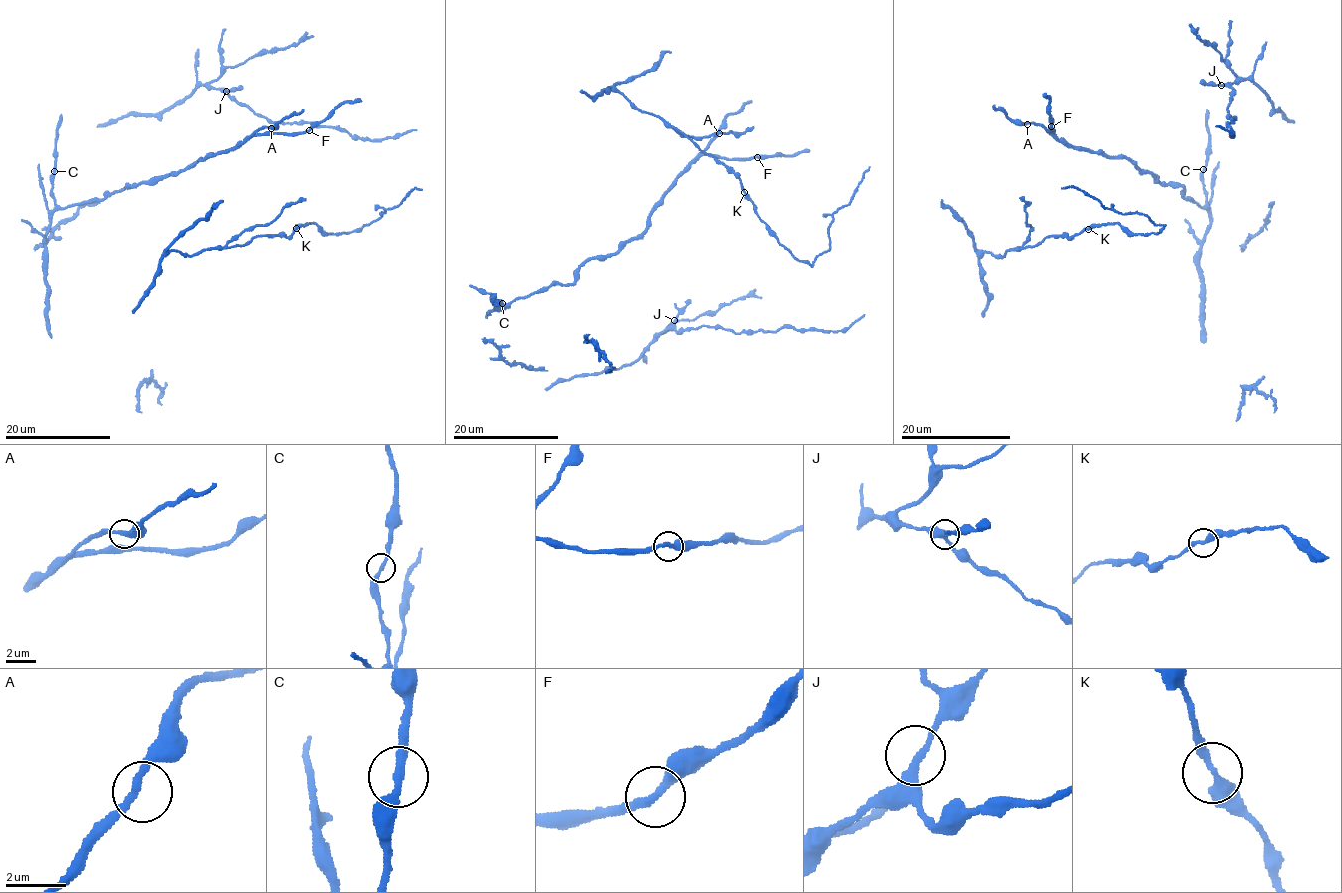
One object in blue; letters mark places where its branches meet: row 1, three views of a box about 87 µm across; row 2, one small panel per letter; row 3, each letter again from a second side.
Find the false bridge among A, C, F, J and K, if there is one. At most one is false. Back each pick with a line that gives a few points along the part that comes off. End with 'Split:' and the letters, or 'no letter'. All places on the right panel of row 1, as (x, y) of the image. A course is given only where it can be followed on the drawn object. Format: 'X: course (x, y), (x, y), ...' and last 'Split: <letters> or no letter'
Split: no letter

